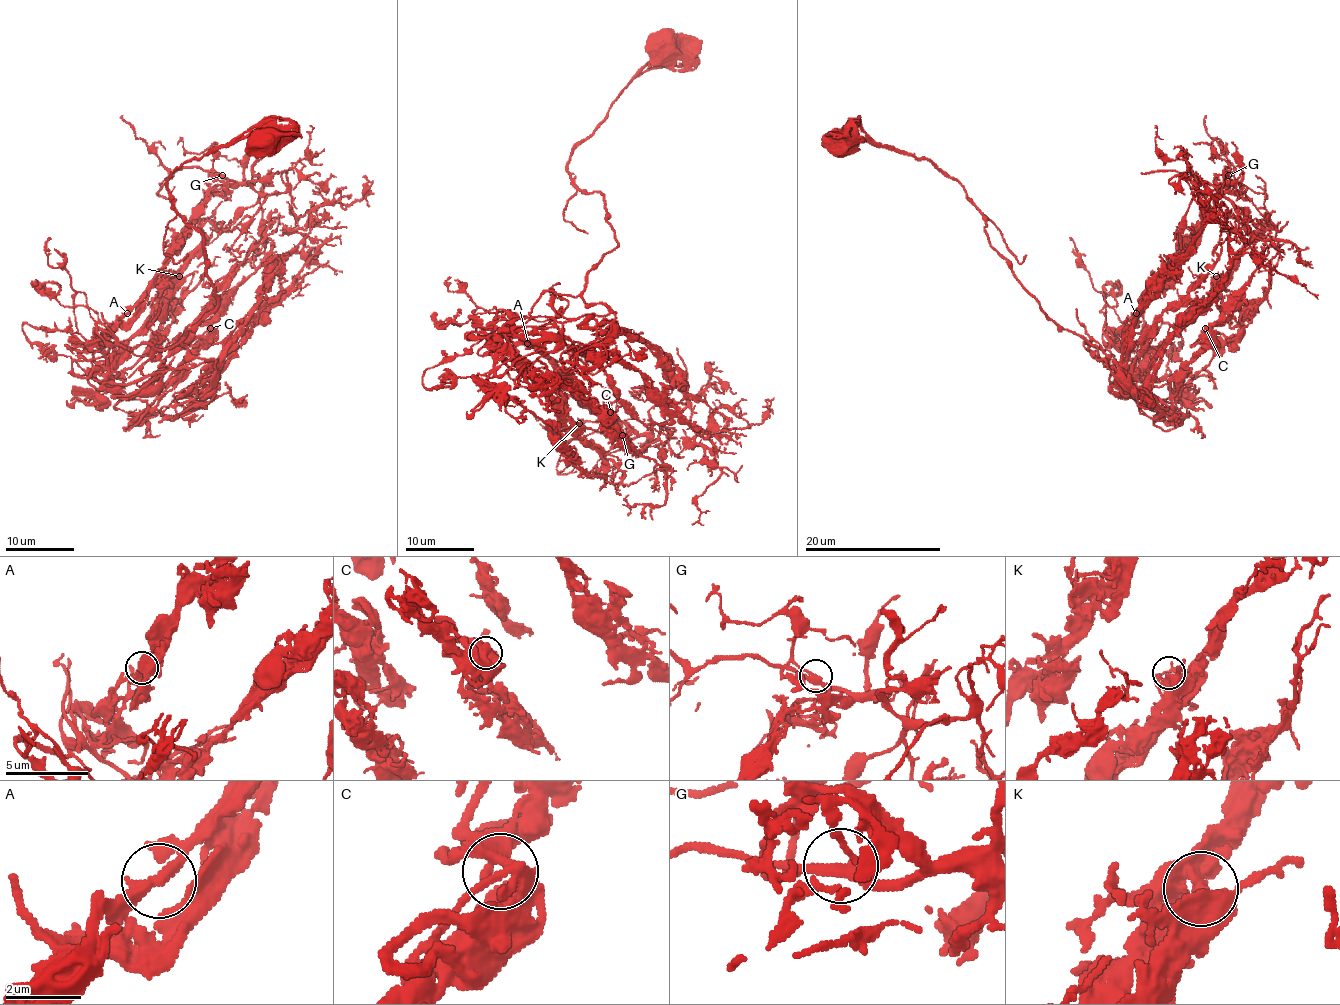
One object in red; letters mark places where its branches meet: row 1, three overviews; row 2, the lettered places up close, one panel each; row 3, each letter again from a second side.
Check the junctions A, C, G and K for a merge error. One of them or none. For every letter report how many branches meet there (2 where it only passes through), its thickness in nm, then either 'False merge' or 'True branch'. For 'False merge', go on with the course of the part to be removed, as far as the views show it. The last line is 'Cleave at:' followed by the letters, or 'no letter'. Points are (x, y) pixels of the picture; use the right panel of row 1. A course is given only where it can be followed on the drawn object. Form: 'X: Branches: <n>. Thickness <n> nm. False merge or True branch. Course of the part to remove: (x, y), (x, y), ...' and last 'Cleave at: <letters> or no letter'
A: Branches: 2. Thickness 320 nm. True branch
C: Branches: 2. Thickness 280 nm. True branch
G: Branches: 2. Thickness 280 nm. True branch
K: Branches: 2. Thickness 360 nm. True branch
Cleave at: no letter

